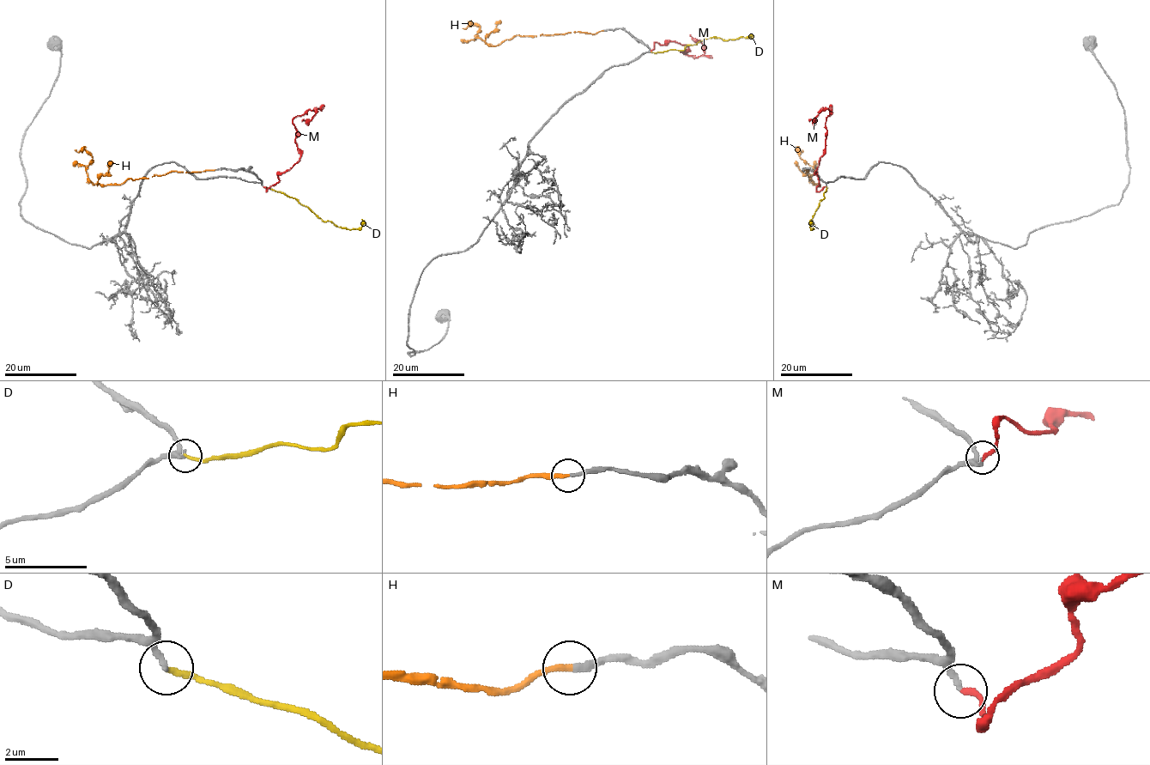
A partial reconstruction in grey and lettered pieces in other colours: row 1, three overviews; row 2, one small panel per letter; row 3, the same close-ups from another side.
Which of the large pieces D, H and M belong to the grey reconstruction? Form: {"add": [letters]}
{"add": ["H", "M"]}

